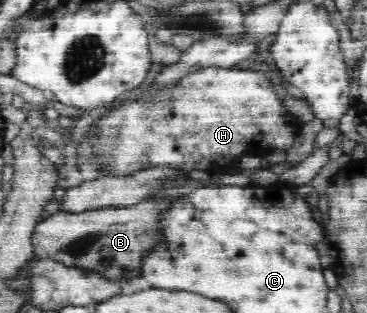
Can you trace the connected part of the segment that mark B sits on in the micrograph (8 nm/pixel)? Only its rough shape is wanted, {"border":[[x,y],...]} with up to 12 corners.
{"border":[[167,202],[57,211],[37,256],[109,281],[140,276]]}

